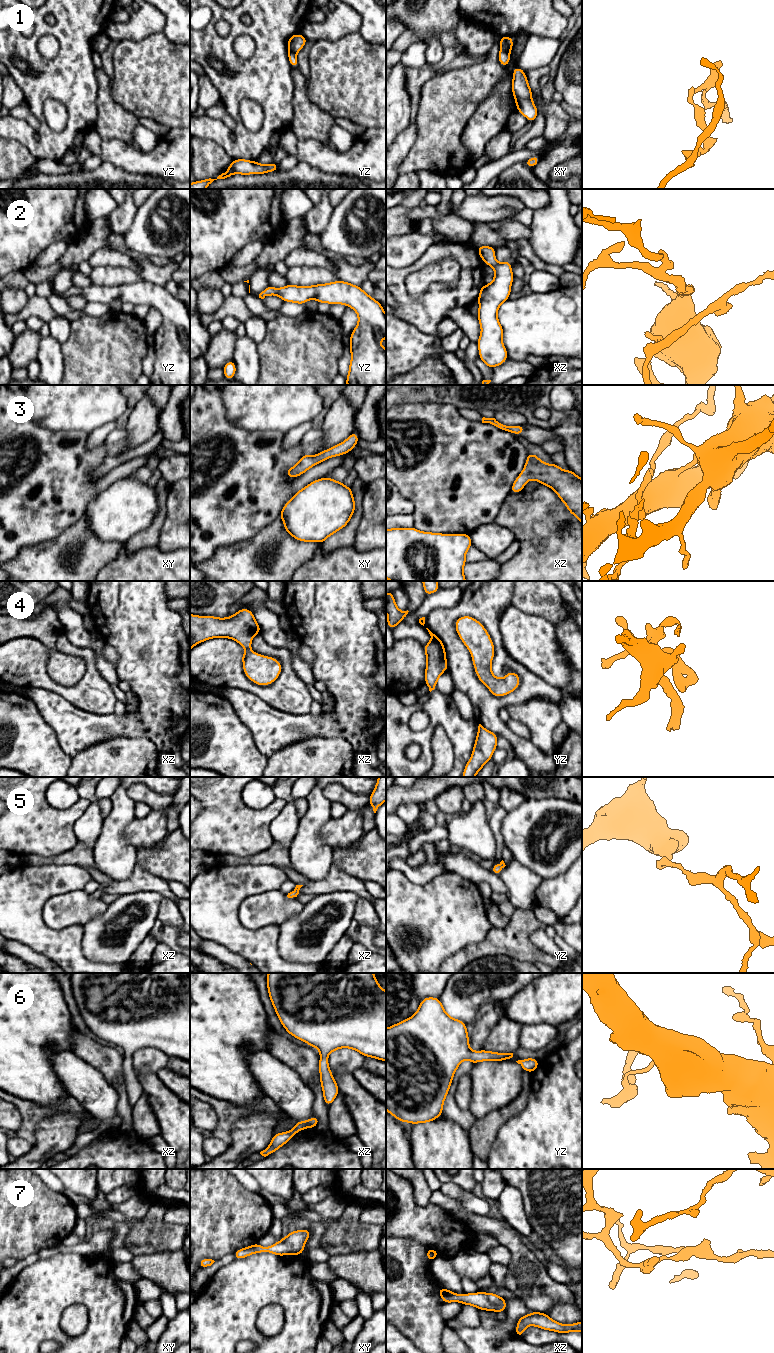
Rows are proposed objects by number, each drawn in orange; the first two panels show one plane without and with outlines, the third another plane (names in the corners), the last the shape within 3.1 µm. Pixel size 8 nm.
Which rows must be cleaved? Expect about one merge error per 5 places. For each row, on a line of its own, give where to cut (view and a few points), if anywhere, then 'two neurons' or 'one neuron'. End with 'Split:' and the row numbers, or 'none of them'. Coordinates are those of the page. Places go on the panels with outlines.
1: cut xy (501, 49), (509, 52); two neurons
2: cut none; one neuron
3: cut none; one neuron
4: cut none; one neuron
5: cut none; one neuron
6: cut none; one neuron
7: cut none; one neuron
Split: 1

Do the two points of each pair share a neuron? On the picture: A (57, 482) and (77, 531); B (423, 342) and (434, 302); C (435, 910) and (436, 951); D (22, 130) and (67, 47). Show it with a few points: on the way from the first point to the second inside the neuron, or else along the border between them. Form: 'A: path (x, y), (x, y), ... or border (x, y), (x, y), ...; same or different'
A: border (83, 517), (64, 528), (54, 537); different
B: border (405, 321), (421, 331), (437, 337); different
C: path (435, 920), (435, 941); same
D: path (40, 119), (38, 115), (38, 94), (61, 71); same

